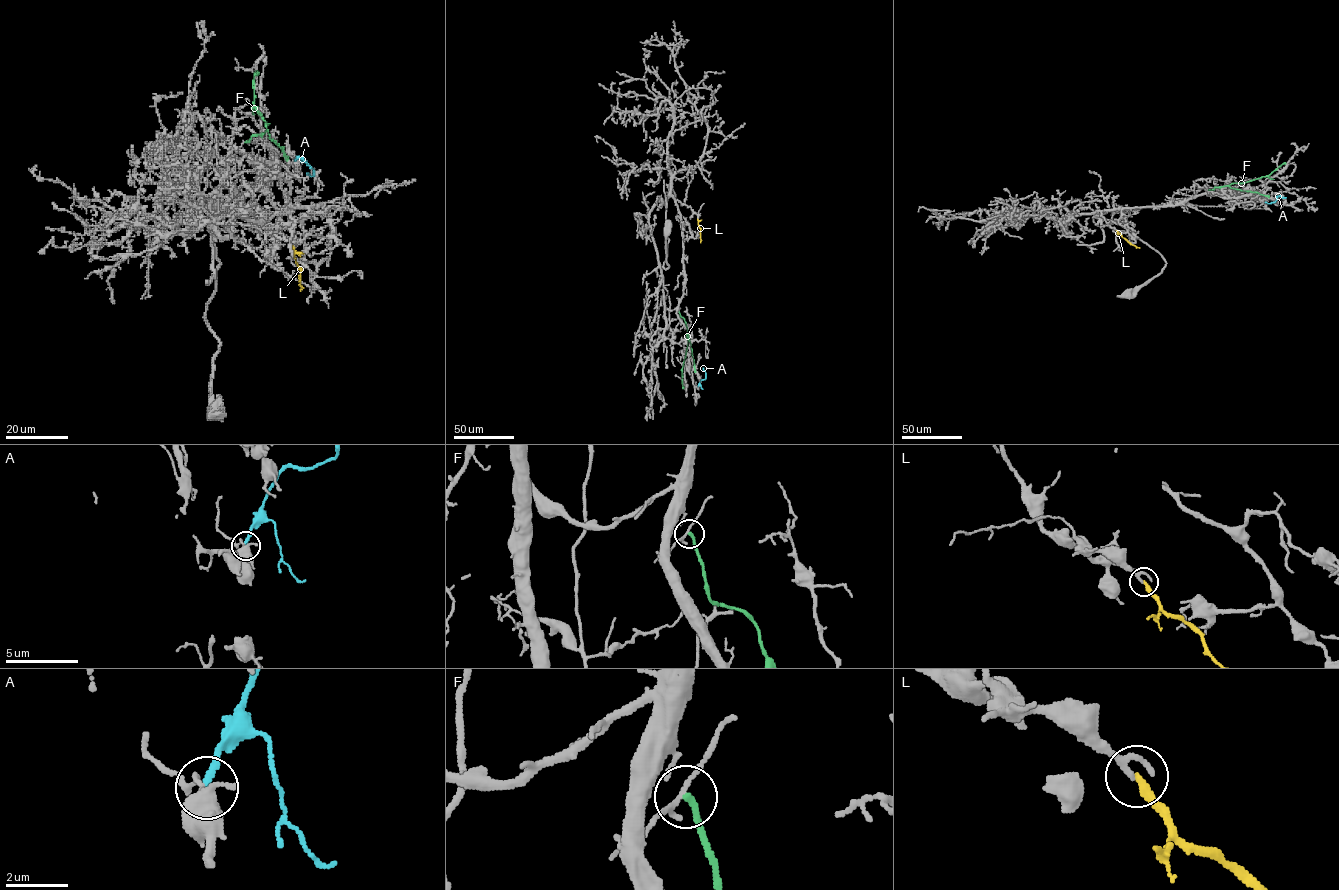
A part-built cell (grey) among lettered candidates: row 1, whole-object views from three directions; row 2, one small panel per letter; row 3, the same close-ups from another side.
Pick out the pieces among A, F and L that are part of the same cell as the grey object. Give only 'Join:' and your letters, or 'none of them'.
Join: none of them

